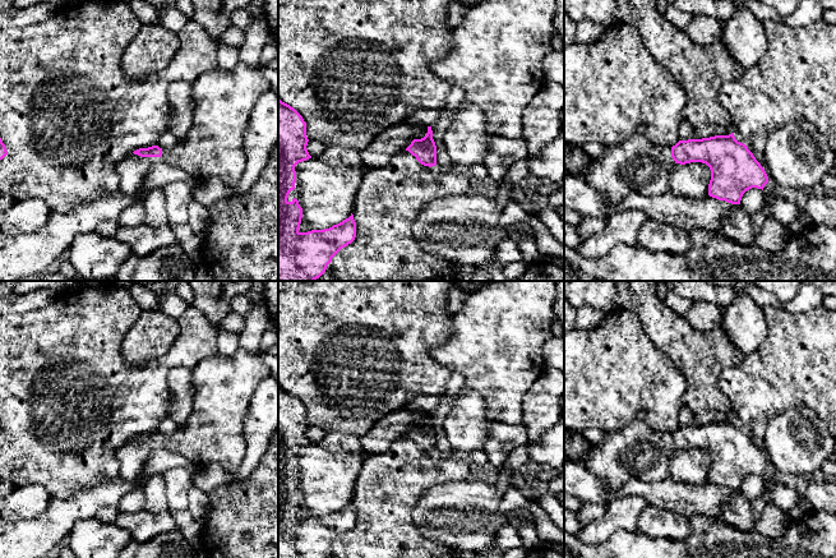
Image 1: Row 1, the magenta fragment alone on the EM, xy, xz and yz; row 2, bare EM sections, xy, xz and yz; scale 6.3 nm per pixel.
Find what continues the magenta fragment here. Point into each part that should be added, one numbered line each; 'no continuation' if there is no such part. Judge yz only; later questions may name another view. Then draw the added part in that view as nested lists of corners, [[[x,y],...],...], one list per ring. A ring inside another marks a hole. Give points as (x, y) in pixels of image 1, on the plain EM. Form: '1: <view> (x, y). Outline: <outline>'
1: yz (637, 451). Outline: [[[639,415],[624,429],[606,433],[604,442],[592,446],[581,464],[605,484],[608,492],[615,492],[632,479],[653,483],[669,478],[669,462],[675,451],[671,433],[651,429],[645,415]]]

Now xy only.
1: xy (222, 387). Outline: [[[239,349],[235,354],[221,354],[199,361],[191,369],[193,402],[191,412],[172,435],[162,434],[161,443],[129,441],[119,448],[120,476],[134,481],[144,470],[146,461],[153,451],[167,449],[186,457],[195,467],[221,466],[235,472],[245,456],[244,424],[253,395],[259,383],[271,374],[269,368],[259,359],[259,352]]]

